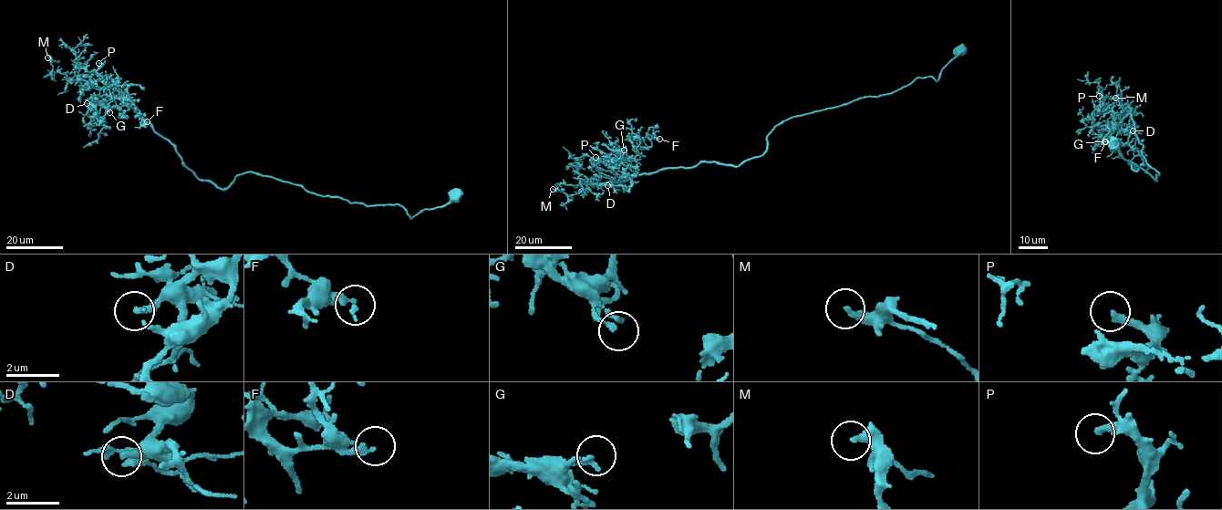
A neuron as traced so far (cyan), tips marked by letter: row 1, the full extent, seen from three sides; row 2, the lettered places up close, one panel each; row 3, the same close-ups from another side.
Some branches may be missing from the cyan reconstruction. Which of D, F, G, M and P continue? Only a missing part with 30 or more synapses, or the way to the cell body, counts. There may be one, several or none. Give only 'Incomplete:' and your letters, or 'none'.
Incomplete: D, P

